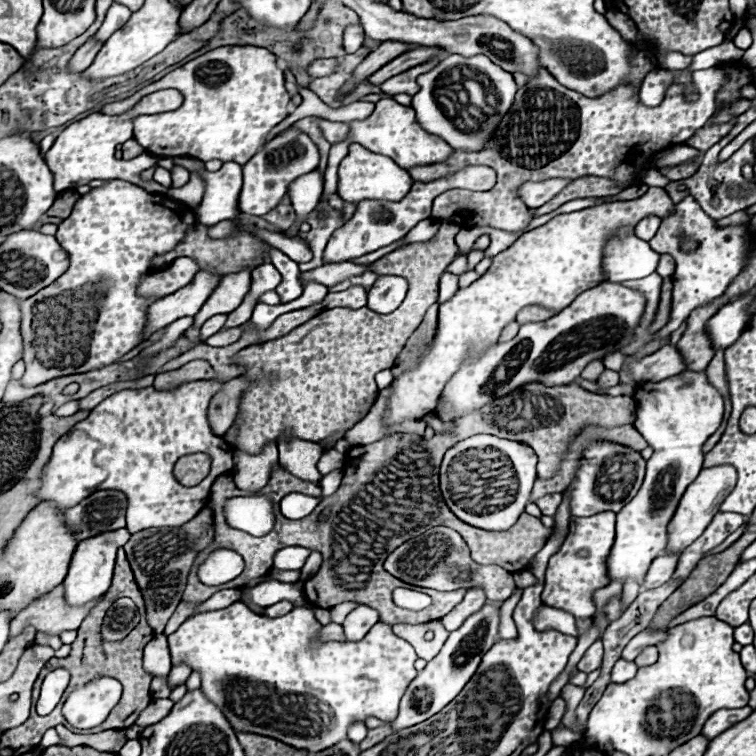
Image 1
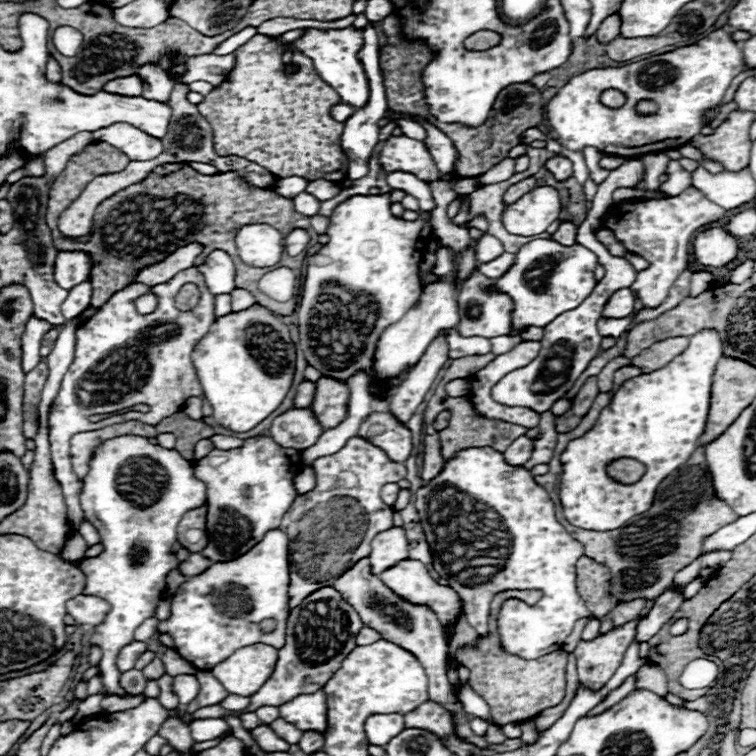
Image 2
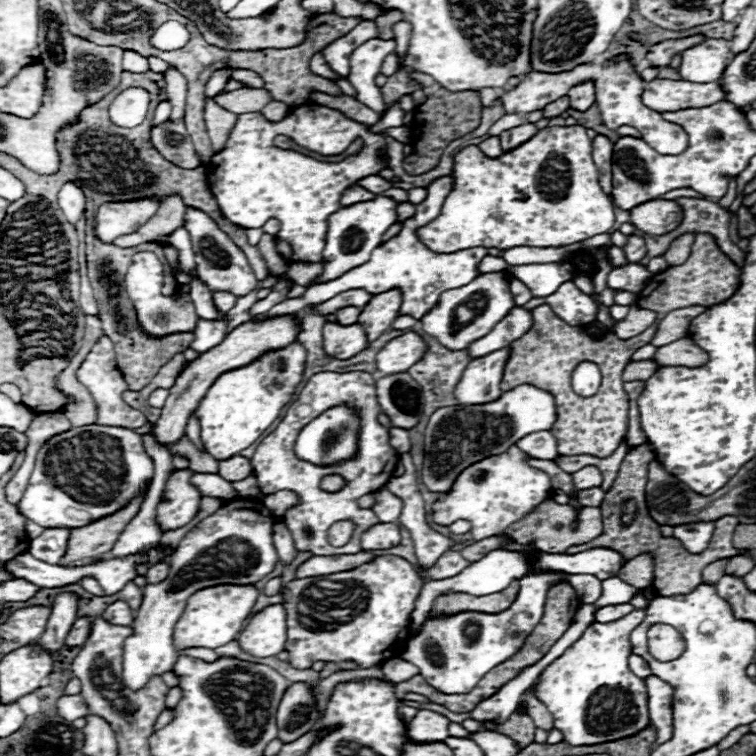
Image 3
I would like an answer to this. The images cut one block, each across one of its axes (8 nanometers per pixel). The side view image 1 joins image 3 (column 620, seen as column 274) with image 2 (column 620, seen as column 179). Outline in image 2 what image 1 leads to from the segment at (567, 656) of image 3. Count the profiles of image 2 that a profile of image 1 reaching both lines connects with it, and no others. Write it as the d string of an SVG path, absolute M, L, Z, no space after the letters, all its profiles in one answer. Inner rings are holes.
M638 620L618 628L610 630L604 636L596 636L590 642L578 642L574 656L576 656L576 668L578 668L578 678L584 686L588 688L602 688L616 668L622 664L624 652L634 640L634 630L638 626Z

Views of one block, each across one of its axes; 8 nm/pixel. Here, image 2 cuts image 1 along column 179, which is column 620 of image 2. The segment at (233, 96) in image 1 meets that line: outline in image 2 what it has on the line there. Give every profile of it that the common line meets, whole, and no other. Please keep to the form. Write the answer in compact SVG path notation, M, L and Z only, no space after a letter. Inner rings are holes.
M718 28L698 44L632 62L624 68L588 70L574 76L548 102L546 118L554 134L558 134L560 142L570 150L594 146L604 154L616 154L622 158L664 152L680 148L692 136L700 134L704 110L722 100L732 78L736 78L742 70L742 50L726 28ZM608 88L616 88L626 94L626 104L622 108L612 110L600 104L600 92ZM640 100L656 102L658 110L648 116L638 114L636 104Z

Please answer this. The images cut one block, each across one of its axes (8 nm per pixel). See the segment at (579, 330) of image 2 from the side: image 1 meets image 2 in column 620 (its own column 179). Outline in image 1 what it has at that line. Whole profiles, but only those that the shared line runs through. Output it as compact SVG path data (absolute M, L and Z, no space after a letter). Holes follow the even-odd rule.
M174 164L170 174L172 174L172 188L180 188L180 186L184 186L188 182L188 174L190 172L186 168L180 168L180 166ZM176 258L162 272L154 272L150 276L142 276L140 286L138 286L138 294L140 296L158 296L158 298L164 298L164 296L184 288L186 284L190 284L196 272L198 272L196 260Z

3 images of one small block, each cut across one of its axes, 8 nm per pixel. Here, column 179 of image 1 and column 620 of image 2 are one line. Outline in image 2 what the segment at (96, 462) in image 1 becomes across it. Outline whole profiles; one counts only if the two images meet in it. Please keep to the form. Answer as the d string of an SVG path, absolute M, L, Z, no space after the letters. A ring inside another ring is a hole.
M702 330L690 336L688 348L682 354L678 354L672 362L668 362L664 368L626 380L618 388L612 402L600 412L596 424L582 438L576 438L570 442L570 446L560 458L562 470L564 470L562 482L560 482L560 500L562 500L564 516L572 526L578 526L584 530L598 530L598 532L616 530L626 520L646 512L652 506L658 484L680 464L684 464L698 446L698 436L704 432L706 418L708 418L712 374L720 358L722 358L722 340L716 332ZM618 458L634 458L642 462L646 466L644 476L636 484L620 484L614 478L610 478L606 472L606 464Z

